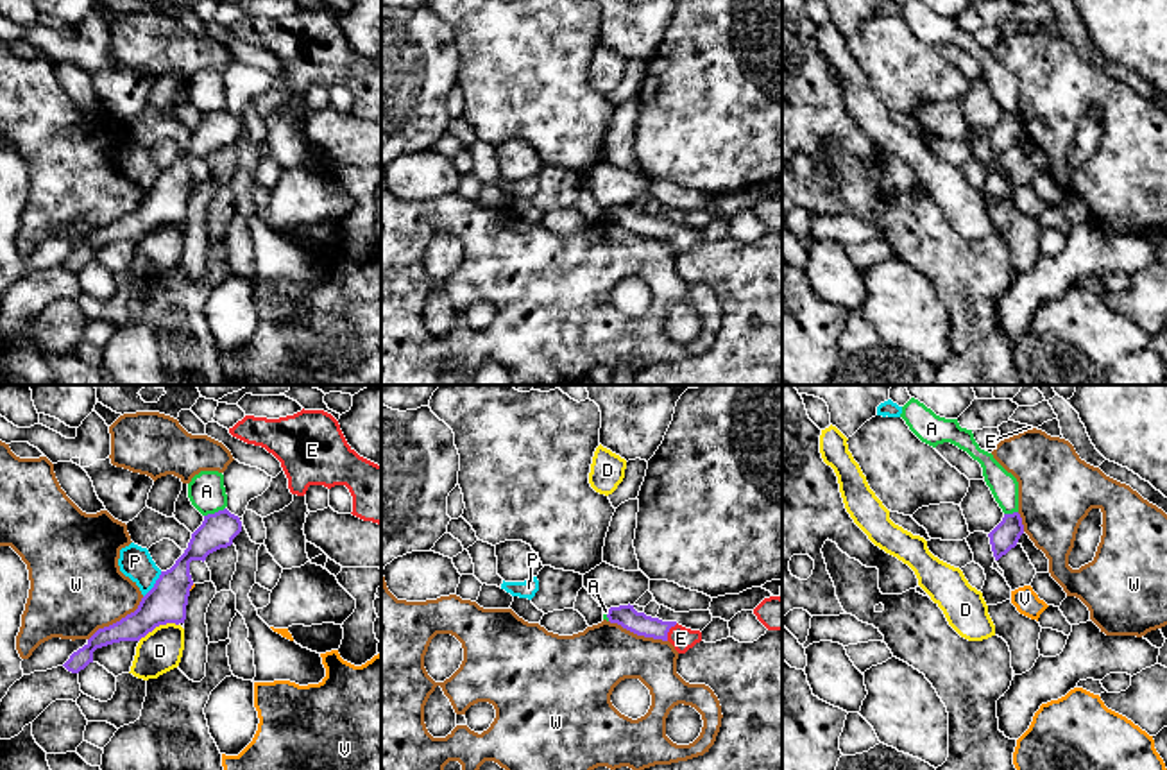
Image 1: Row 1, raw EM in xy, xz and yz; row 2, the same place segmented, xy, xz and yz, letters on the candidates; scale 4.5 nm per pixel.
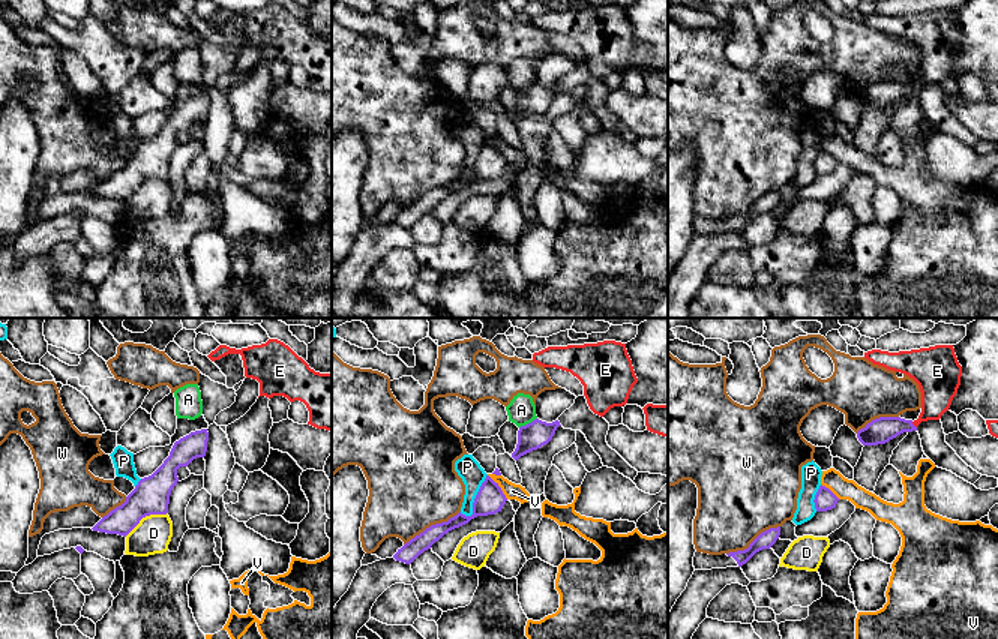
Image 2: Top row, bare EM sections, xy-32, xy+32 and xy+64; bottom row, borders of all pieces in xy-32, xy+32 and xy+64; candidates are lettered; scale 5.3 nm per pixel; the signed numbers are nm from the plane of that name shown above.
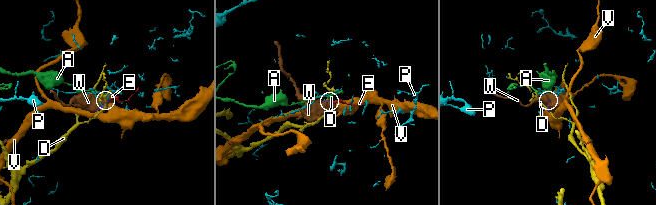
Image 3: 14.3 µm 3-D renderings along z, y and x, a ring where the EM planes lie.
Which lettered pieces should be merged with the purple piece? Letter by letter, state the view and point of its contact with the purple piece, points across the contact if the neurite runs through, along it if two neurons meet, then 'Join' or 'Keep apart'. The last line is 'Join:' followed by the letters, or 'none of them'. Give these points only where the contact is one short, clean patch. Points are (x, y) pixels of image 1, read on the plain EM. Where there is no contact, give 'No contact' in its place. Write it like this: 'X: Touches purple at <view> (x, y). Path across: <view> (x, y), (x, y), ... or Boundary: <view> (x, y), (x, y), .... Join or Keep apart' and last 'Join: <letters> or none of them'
A: Touches purple at xy (215, 111). Boundary: xy (224, 106), (204, 115). Keep apart
D: Touches purple at xy (158, 224). Boundary: xy (178, 222), (160, 222), (138, 239). Keep apart
E: Touches purple at xz (668, 230). Path across: xz (627, 215), (643, 224), (668, 230), (681, 237). Join
P: Touches purple at xy (154, 183). Boundary: xy (161, 171), (144, 196). Keep apart
V: Touches purple at xy (190, 187). Boundary: xy (194, 183), (188, 188). Keep apart
W: Touches purple at xy (117, 221). Keep apart
Join: E

